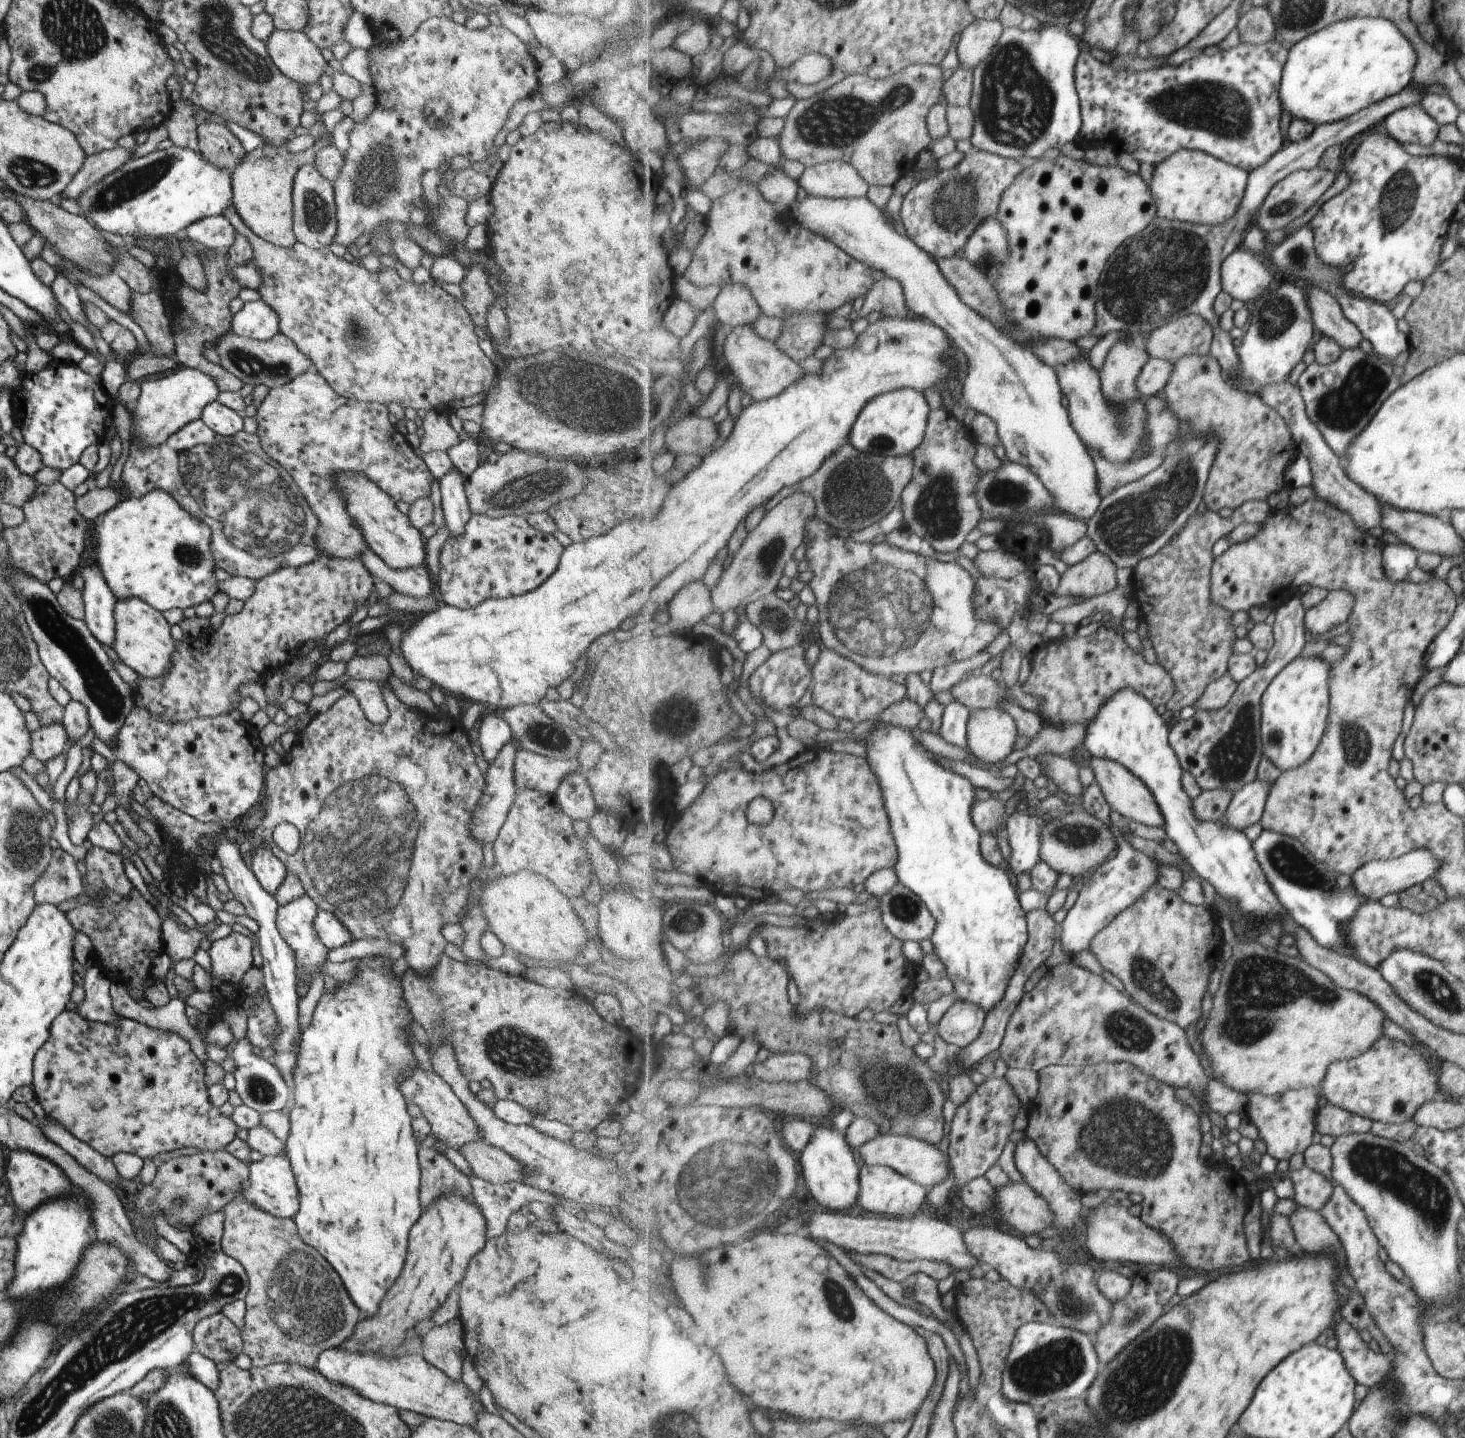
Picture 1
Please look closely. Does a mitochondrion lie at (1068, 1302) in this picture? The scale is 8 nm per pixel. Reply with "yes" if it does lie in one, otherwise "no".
yes

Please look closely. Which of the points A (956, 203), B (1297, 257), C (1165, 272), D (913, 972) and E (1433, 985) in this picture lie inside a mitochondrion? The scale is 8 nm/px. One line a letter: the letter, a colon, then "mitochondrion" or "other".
A: mitochondrion
B: mitochondrion
C: mitochondrion
D: other
E: mitochondrion

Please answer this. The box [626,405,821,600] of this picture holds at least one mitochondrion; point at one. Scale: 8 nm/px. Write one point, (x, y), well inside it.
(770, 554)

